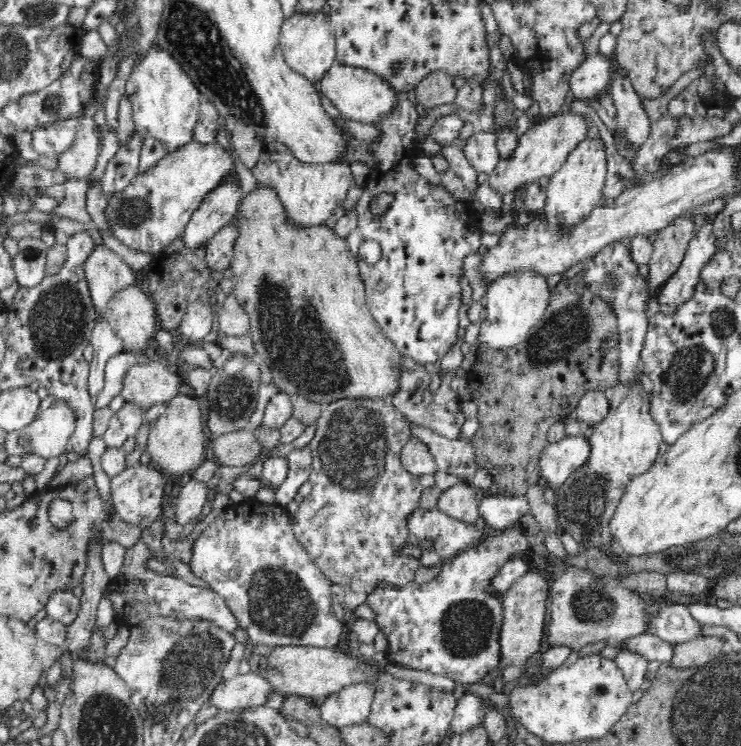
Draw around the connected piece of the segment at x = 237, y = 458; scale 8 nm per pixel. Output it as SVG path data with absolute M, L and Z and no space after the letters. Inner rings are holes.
M251 428L217 435L209 441L214 456L224 466L246 466L262 450Z

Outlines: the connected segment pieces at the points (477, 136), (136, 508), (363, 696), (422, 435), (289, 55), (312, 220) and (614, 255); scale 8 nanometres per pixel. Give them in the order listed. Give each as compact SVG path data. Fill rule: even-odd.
M477 129L468 138L463 149L476 173L489 175L499 166L501 156L497 144L498 136L494 131L485 133Z
M140 464L134 468L127 469L111 478L111 493L114 507L116 507L116 511L118 511L118 515L122 516L122 519L145 528L152 524L157 517L161 507L161 500L164 494L166 494L165 490L170 485L151 465Z
M359 685L320 699L317 702L320 718L326 726L338 729L363 724L370 717L375 694L372 689Z
M408 421L407 435L417 440L434 453L439 470L457 476L463 482L470 482L476 472L473 448L462 440L448 440L431 428Z
M316 12L311 14L294 13L284 21L280 40L286 62L292 70L298 72L302 77L312 83L320 82L327 76L336 62L336 35L329 17L324 13Z
M263 149L258 166L252 168L258 188L271 190L278 195L284 211L284 219L293 230L308 230L314 226L324 226L333 215L334 209L341 206L348 188L354 184L350 166L309 166L294 160L292 156L268 156Z
M620 241L611 242L606 245L602 252L593 257L589 263L586 273L586 281L590 287L598 293L604 295L606 301L610 301L616 307L618 313L619 330L619 361L617 370L617 384L629 392L634 392L639 388L639 394L642 394L642 388L649 385L648 378L641 367L641 357L644 349L644 341L648 330L649 317L645 310L645 281L637 272L638 266L632 264L630 260L630 247L628 244L622 244Z

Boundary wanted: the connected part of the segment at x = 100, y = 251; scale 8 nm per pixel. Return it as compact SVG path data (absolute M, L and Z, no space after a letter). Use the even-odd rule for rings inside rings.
M104 244L96 246L96 252L86 262L86 275L98 312L117 292L137 283L137 274Z

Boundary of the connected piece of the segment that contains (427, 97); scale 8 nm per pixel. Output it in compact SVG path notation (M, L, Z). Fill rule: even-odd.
M446 69L428 72L416 86L418 100L428 108L455 102L458 94L454 77Z

